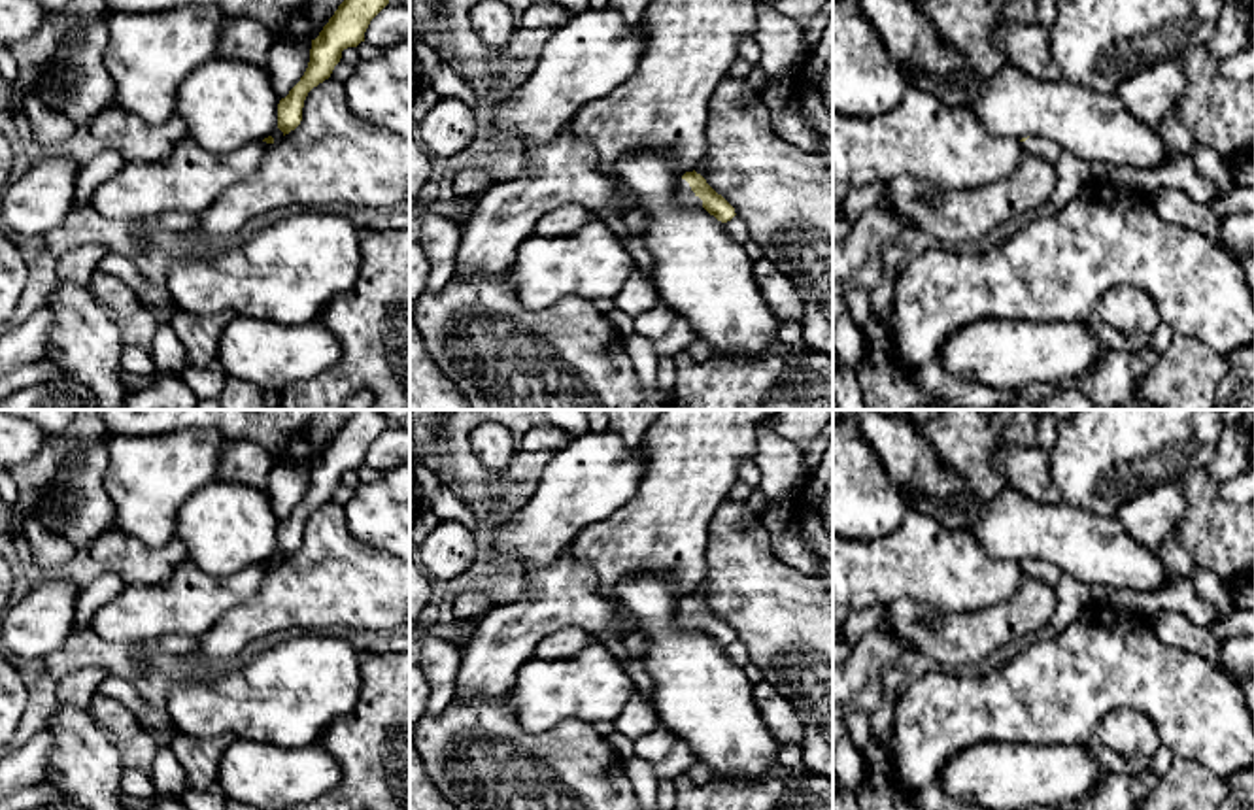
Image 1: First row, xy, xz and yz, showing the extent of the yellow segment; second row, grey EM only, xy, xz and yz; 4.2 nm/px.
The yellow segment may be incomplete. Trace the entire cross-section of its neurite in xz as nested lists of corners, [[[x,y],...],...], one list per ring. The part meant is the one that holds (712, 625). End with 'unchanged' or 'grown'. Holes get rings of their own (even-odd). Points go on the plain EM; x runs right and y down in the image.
[[[695,593],[682,599],[678,606],[676,627],[684,631],[704,631],[721,646],[727,646],[737,638],[735,631]]] | grown

